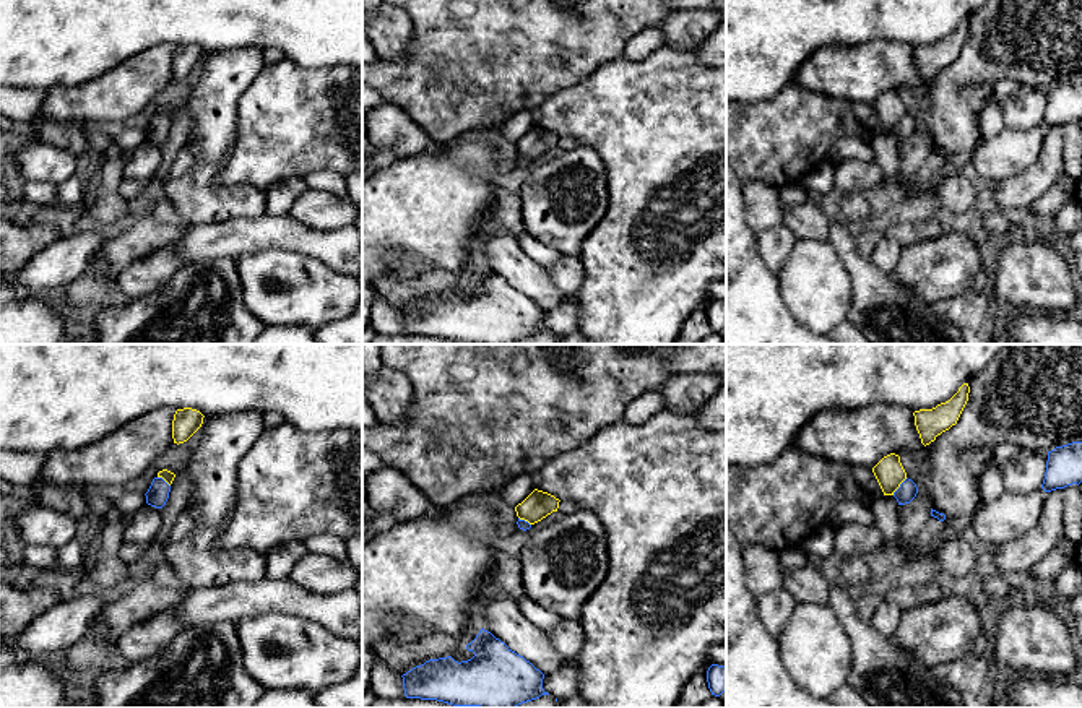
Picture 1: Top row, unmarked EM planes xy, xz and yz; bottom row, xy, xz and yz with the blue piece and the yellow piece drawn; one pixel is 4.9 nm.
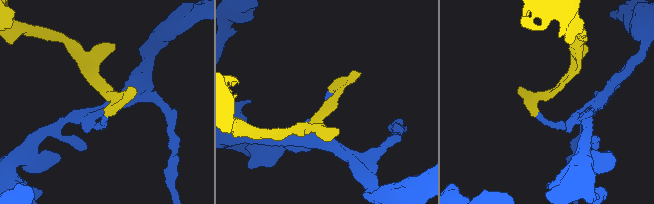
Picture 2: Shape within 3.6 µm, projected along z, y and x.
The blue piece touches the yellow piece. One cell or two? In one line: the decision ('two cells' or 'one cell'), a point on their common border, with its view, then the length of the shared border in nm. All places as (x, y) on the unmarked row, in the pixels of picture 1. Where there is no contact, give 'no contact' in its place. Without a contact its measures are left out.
two cells | yz (900, 122) | 120 nm

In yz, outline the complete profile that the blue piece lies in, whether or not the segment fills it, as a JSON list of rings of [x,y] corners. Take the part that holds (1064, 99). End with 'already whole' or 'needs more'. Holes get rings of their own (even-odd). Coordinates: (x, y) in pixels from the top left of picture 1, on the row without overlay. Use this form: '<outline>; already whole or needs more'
[[[1072,78],[1048,88],[1045,128],[1082,119],[1082,78]]]; already whole

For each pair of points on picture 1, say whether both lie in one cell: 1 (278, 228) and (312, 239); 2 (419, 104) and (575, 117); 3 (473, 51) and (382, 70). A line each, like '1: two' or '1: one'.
1: one
2: two
3: one

